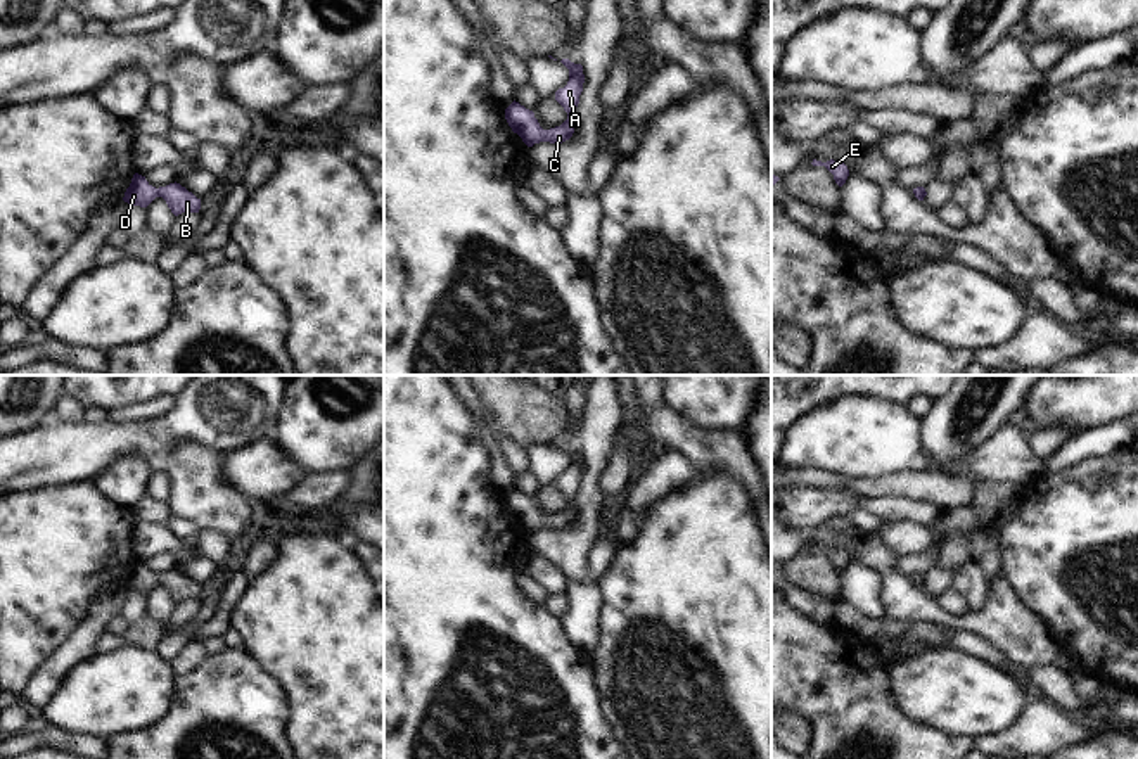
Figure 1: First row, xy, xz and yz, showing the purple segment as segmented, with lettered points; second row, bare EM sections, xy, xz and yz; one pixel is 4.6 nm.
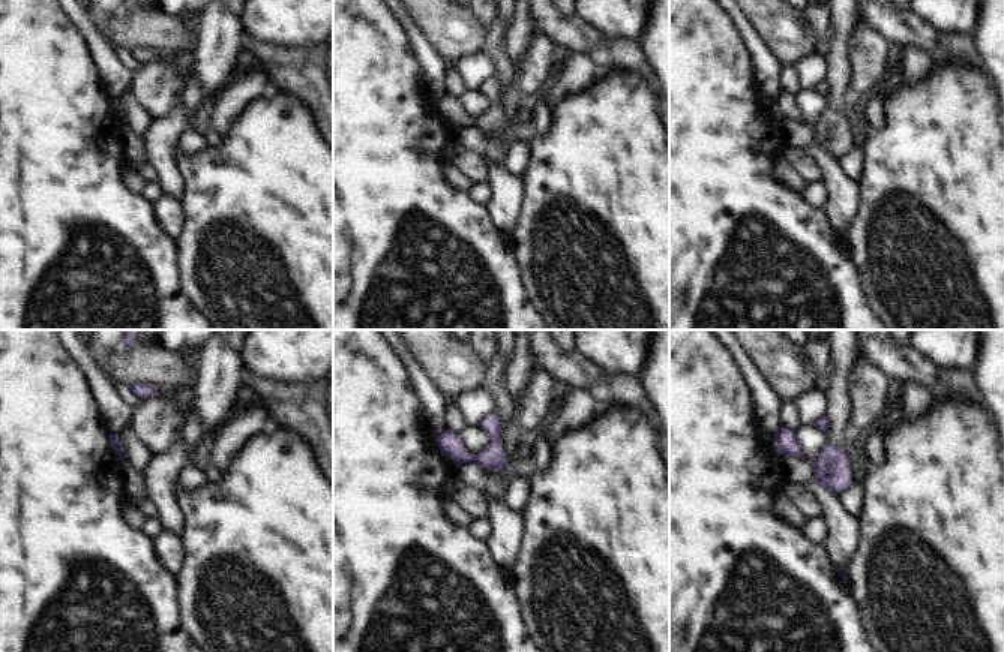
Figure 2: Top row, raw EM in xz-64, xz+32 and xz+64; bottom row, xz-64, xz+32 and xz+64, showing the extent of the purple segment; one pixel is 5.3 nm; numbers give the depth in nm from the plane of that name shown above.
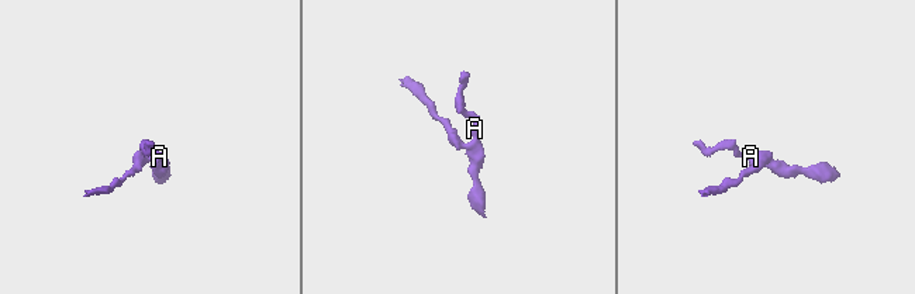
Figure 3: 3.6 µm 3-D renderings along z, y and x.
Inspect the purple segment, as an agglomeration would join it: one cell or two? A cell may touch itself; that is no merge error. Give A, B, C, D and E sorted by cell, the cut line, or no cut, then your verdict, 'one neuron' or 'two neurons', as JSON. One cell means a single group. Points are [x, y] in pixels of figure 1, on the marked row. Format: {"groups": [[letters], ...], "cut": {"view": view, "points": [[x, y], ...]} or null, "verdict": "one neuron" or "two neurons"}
{"groups": [["A", "B", "C", "D", "E"]], "cut": null, "verdict": "one neuron"}

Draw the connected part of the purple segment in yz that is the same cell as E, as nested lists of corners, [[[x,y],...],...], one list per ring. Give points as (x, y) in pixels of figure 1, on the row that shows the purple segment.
[[[813,159],[811,163],[813,166],[825,166],[832,175],[834,175],[834,180],[839,187],[842,187],[849,176],[849,169],[844,163],[839,163],[839,161],[827,161],[827,163],[822,163],[822,161],[816,161]]]

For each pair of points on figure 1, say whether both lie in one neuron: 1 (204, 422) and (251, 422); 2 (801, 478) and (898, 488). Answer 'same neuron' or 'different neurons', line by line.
1: same neuron
2: same neuron

